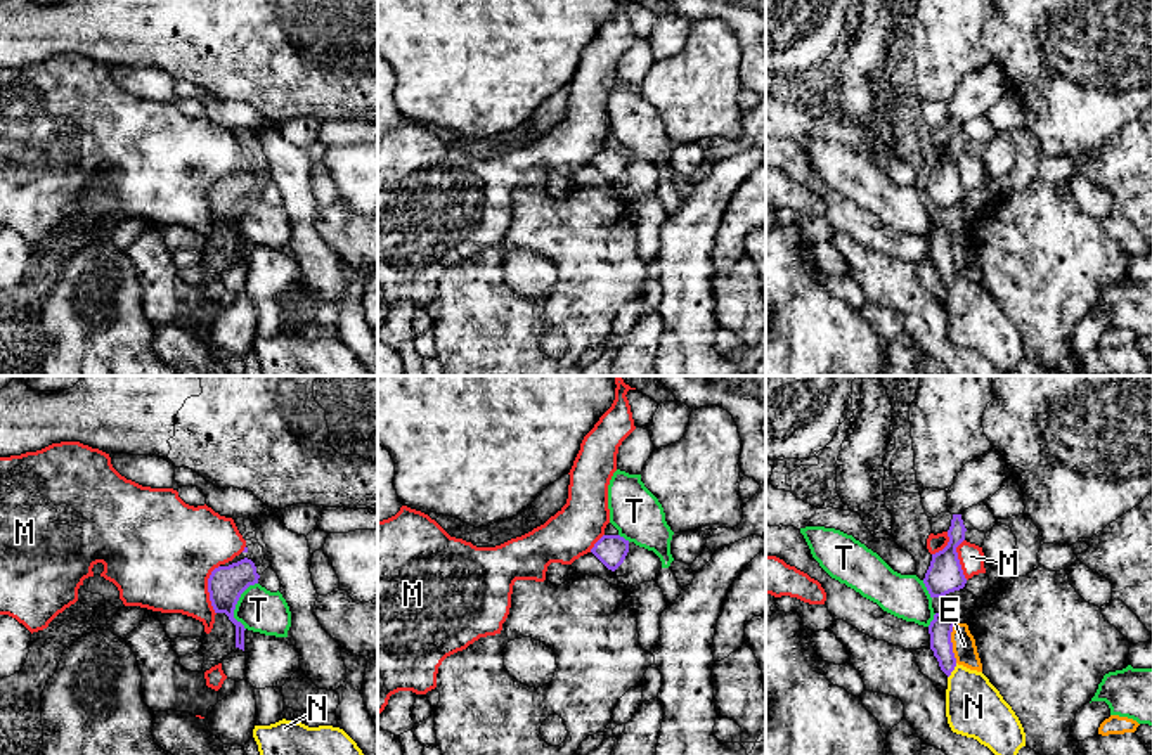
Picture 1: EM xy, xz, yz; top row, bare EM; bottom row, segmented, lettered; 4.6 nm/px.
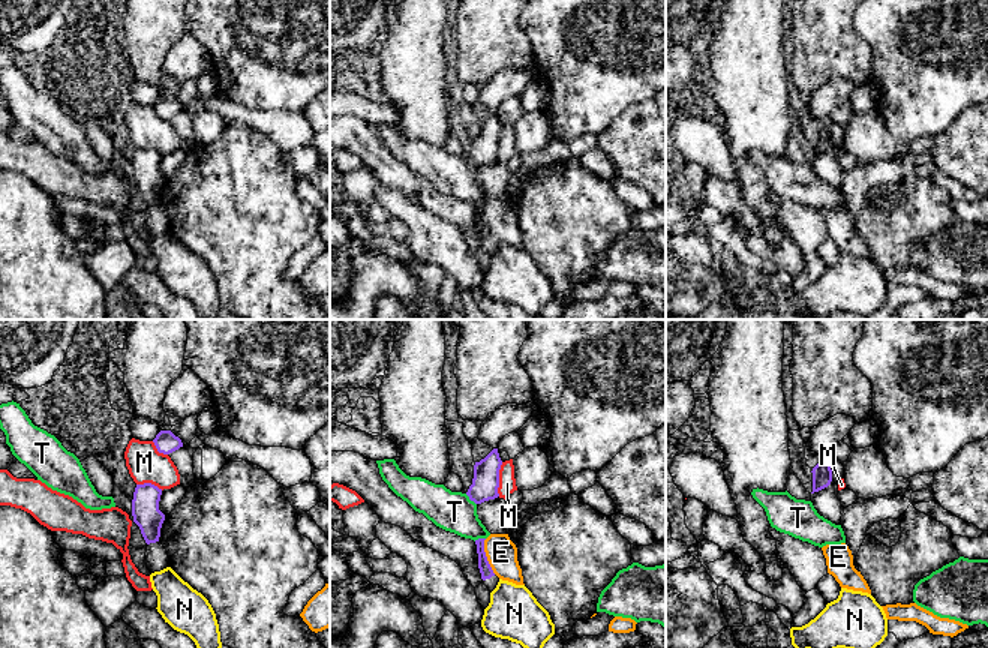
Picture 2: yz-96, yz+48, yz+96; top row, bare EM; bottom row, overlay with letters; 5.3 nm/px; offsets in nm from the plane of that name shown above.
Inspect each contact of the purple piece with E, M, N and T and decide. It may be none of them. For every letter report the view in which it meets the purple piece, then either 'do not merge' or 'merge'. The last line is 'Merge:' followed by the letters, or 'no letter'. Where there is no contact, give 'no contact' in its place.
E: contact in yz; do not merge
M: contact in xy; do not merge
N: contact in yz; do not merge
T: contact in xy; do not merge
Merge: no letter

